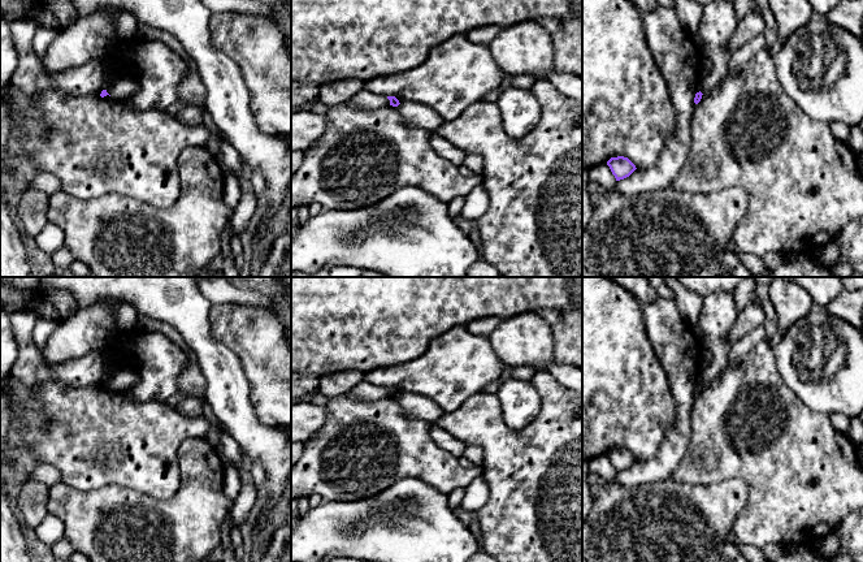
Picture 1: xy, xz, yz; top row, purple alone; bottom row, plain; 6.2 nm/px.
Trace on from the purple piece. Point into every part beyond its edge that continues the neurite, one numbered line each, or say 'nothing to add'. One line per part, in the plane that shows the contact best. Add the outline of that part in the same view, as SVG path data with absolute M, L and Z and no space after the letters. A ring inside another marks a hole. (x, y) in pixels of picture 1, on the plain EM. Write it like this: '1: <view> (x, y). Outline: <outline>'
nothing to add

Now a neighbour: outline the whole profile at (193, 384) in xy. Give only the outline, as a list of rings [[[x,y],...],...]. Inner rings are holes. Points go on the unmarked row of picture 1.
[[[191,358],[187,367],[182,371],[177,393],[194,397],[204,405],[207,402],[205,389],[205,379],[199,368],[199,364],[194,358]]]

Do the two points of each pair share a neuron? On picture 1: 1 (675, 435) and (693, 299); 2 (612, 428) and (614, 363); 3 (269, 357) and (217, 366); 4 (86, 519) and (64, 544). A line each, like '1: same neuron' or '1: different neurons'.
1: different neurons
2: same neuron
3: different neurons
4: different neurons

